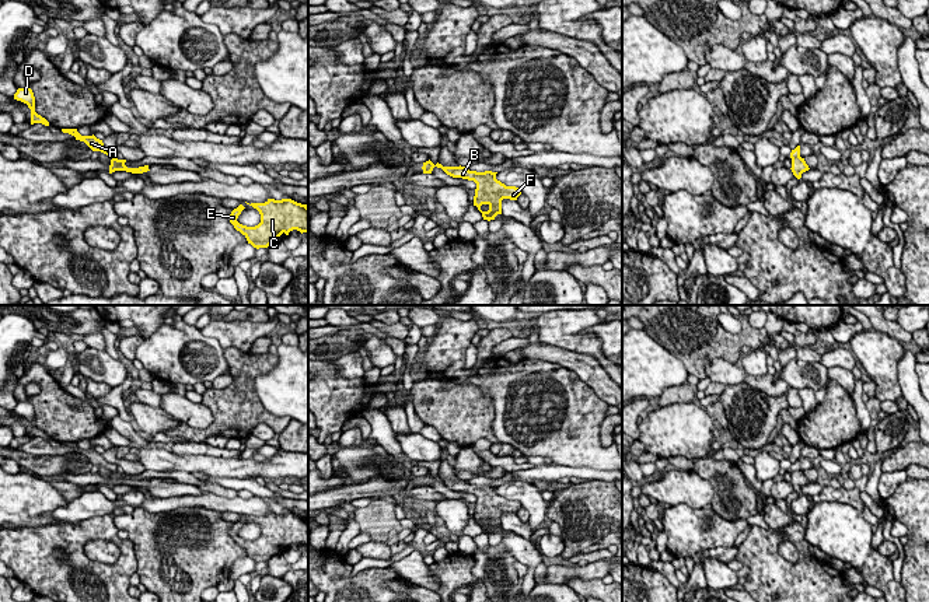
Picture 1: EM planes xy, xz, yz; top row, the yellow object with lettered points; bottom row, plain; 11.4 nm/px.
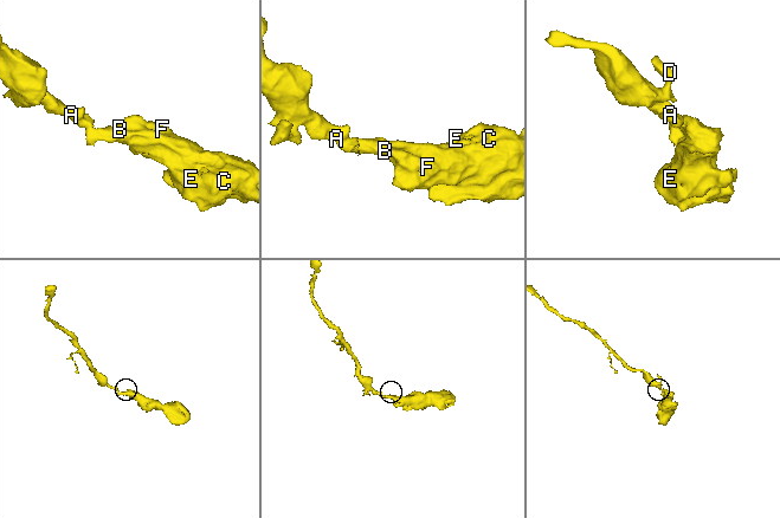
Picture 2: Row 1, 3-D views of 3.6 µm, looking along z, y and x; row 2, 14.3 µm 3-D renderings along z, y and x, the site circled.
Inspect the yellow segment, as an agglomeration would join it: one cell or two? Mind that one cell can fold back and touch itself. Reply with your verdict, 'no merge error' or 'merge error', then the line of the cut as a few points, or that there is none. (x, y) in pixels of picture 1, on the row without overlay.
merge error | xy (112, 471), (115, 472)

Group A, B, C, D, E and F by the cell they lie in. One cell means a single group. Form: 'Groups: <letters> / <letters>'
Groups: A D / B C E F

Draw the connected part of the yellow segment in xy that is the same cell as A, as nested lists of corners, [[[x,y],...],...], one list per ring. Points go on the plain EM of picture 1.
[[[62,442],[63,447],[69,447],[76,451],[76,454],[84,455],[92,465],[101,465],[111,472],[116,472],[116,465],[109,463],[104,459],[102,454],[97,452],[94,448],[92,449],[81,449],[77,442]]]

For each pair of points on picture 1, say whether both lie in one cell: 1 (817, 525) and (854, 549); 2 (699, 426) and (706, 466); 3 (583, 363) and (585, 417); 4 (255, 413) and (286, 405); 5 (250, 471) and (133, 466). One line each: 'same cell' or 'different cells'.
1: same cell
2: different cells
3: different cells
4: different cells
5: different cells

